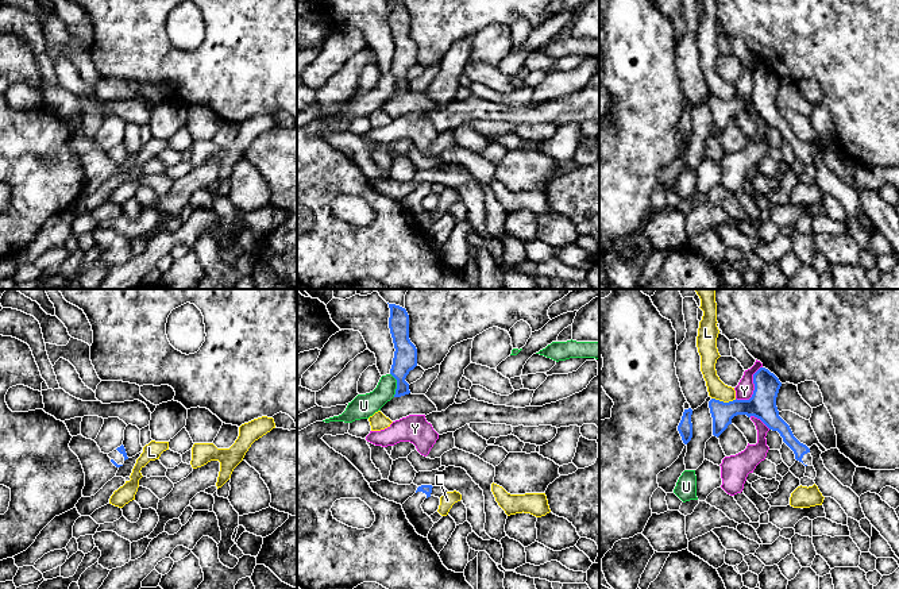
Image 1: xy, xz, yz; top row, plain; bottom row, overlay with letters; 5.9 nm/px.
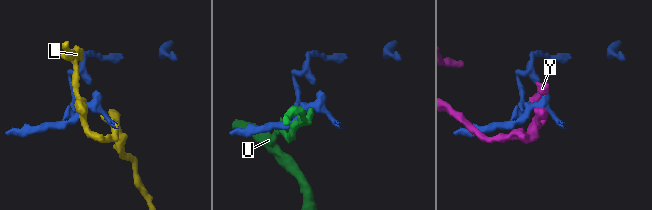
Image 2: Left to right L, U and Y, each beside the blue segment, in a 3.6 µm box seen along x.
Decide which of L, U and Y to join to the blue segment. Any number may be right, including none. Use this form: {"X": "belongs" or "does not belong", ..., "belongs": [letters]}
{"L": "does not belong", "U": "does not belong", "Y": "does not belong", "belongs": []}

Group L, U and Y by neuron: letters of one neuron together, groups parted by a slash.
L / U / Y

